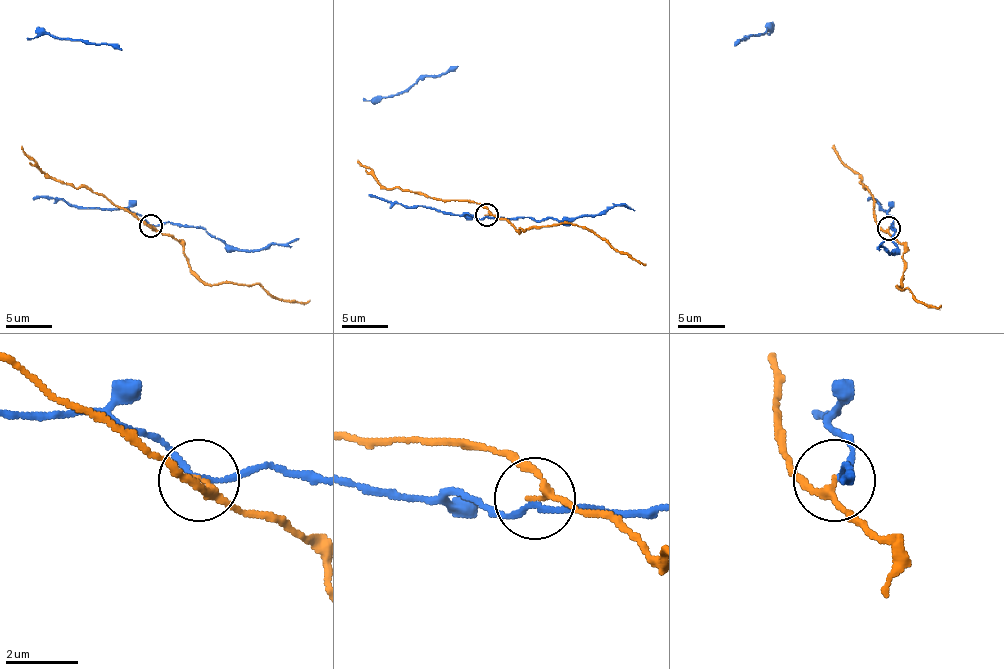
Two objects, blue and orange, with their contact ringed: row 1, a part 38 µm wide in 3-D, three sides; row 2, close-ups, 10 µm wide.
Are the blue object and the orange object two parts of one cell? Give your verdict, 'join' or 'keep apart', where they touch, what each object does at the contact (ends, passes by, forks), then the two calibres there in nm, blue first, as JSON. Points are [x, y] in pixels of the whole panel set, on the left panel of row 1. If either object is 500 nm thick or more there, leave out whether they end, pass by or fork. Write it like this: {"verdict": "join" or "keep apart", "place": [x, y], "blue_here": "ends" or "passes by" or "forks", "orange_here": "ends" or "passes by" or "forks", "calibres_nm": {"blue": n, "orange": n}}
{"verdict": "keep apart", "place": [151, 226], "blue_here": "passes by", "orange_here": "passes by", "calibres_nm": {"blue": 140, "orange": 160}}

